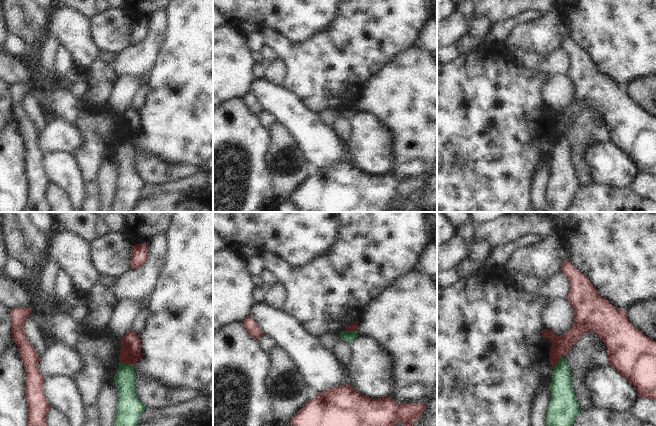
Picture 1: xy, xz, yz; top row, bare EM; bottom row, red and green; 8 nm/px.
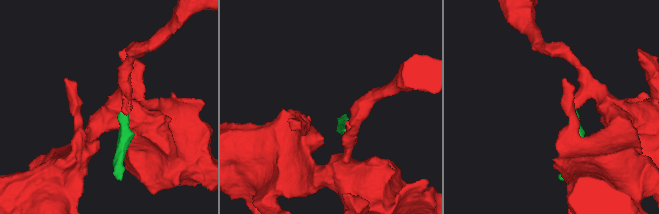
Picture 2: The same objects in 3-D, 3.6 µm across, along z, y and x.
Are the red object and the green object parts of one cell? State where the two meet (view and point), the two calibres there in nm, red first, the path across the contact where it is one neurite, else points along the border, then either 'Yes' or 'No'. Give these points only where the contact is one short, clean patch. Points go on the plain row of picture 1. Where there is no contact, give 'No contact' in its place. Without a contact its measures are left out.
Touches red at xy (126, 139). Thickness 170 nm (red) against 160 nm. Boundary: xy (120, 136), (132, 141). No

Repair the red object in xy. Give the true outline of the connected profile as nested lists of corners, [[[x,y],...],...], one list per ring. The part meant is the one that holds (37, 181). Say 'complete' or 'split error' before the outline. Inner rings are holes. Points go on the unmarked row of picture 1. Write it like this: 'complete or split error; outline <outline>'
complete; outline [[[31,83],[9,85],[12,98],[11,110],[17,119],[19,132],[25,145],[25,175],[28,184],[28,198],[22,212],[51,212],[45,198],[49,180],[43,169],[43,153],[38,144],[39,132],[26,115],[24,104],[31,88]]]

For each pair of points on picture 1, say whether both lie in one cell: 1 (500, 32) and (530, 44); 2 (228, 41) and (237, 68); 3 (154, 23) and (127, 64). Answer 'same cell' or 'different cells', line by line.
1: different cells
2: same cell
3: same cell

